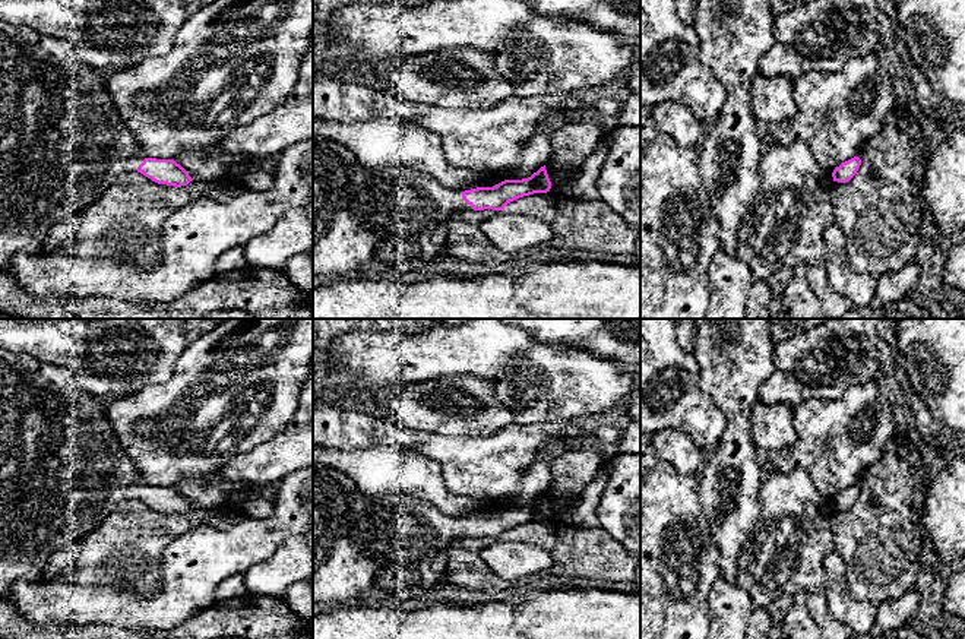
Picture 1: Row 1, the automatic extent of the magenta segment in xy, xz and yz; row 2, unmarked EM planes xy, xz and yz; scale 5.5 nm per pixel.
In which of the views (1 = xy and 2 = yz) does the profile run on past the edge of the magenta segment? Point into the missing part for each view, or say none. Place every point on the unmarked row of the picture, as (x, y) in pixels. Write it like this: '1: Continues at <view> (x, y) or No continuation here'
1: Continues at xy (62, 470)
2: No continuation here

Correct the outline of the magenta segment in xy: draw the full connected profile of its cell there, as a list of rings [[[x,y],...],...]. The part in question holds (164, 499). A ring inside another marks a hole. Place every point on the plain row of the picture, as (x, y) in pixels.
[[[0,347],[0,598],[16,581],[41,582],[50,556],[96,529],[124,500],[137,499],[158,512],[187,513],[193,506],[174,487],[145,485],[120,446],[99,398],[82,390],[72,373],[28,354]]]

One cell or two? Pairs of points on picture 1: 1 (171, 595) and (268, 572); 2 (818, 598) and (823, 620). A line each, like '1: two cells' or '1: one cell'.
1: two cells
2: one cell

